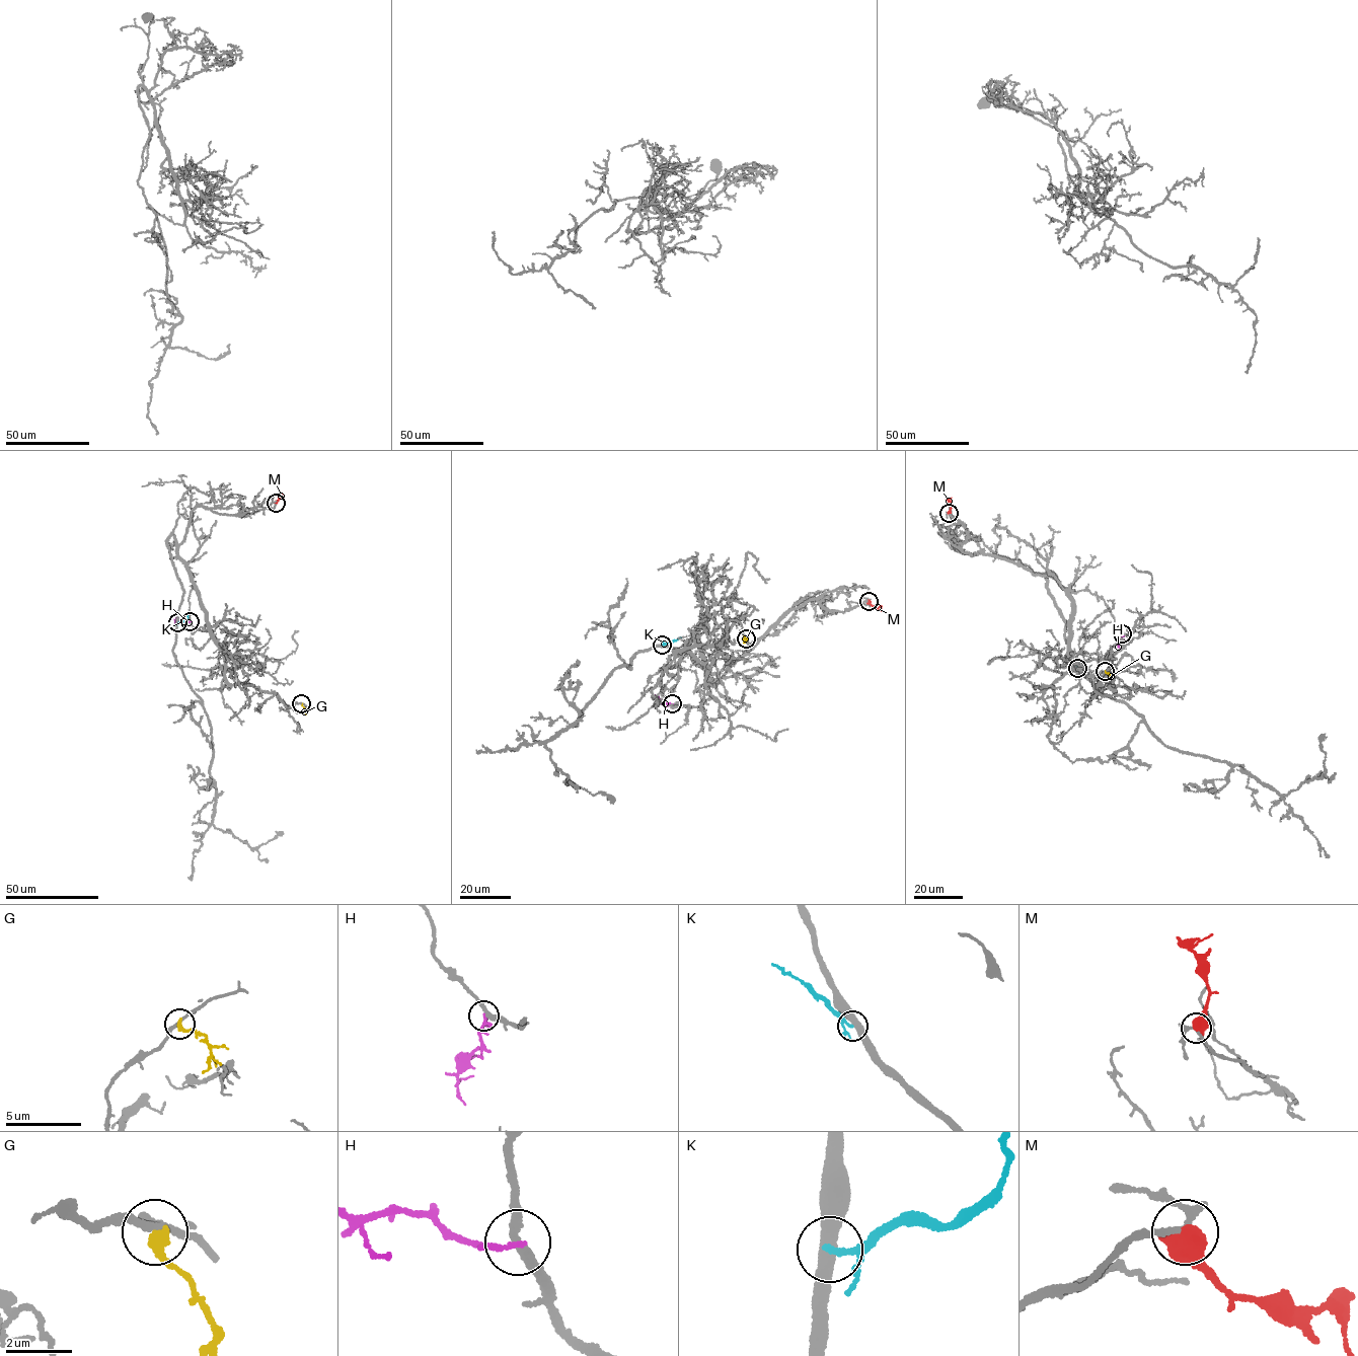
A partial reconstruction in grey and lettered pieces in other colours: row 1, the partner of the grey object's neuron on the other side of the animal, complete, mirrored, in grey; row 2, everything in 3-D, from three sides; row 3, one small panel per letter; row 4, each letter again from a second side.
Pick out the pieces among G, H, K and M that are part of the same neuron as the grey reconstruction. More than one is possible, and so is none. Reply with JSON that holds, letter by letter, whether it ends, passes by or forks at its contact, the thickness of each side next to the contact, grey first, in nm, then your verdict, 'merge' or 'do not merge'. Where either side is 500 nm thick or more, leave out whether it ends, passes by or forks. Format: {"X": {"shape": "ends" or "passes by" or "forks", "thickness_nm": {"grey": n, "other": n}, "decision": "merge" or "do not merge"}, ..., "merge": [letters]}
{"G": {"shape": "ends", "thickness_nm": {"grey": 170, "other": 320}, "decision": "do not merge"}, "H": {"shape": "ends", "thickness_nm": {"grey": 280, "other": 170}, "decision": "do not merge"}, "K": {"shape": "ends", "thickness_nm": {"grey": 440, "other": 160}, "decision": "do not merge"}, "M": {"thickness_nm": {"grey": 180, "other": 750}, "decision": "do not merge"}, "merge": []}

